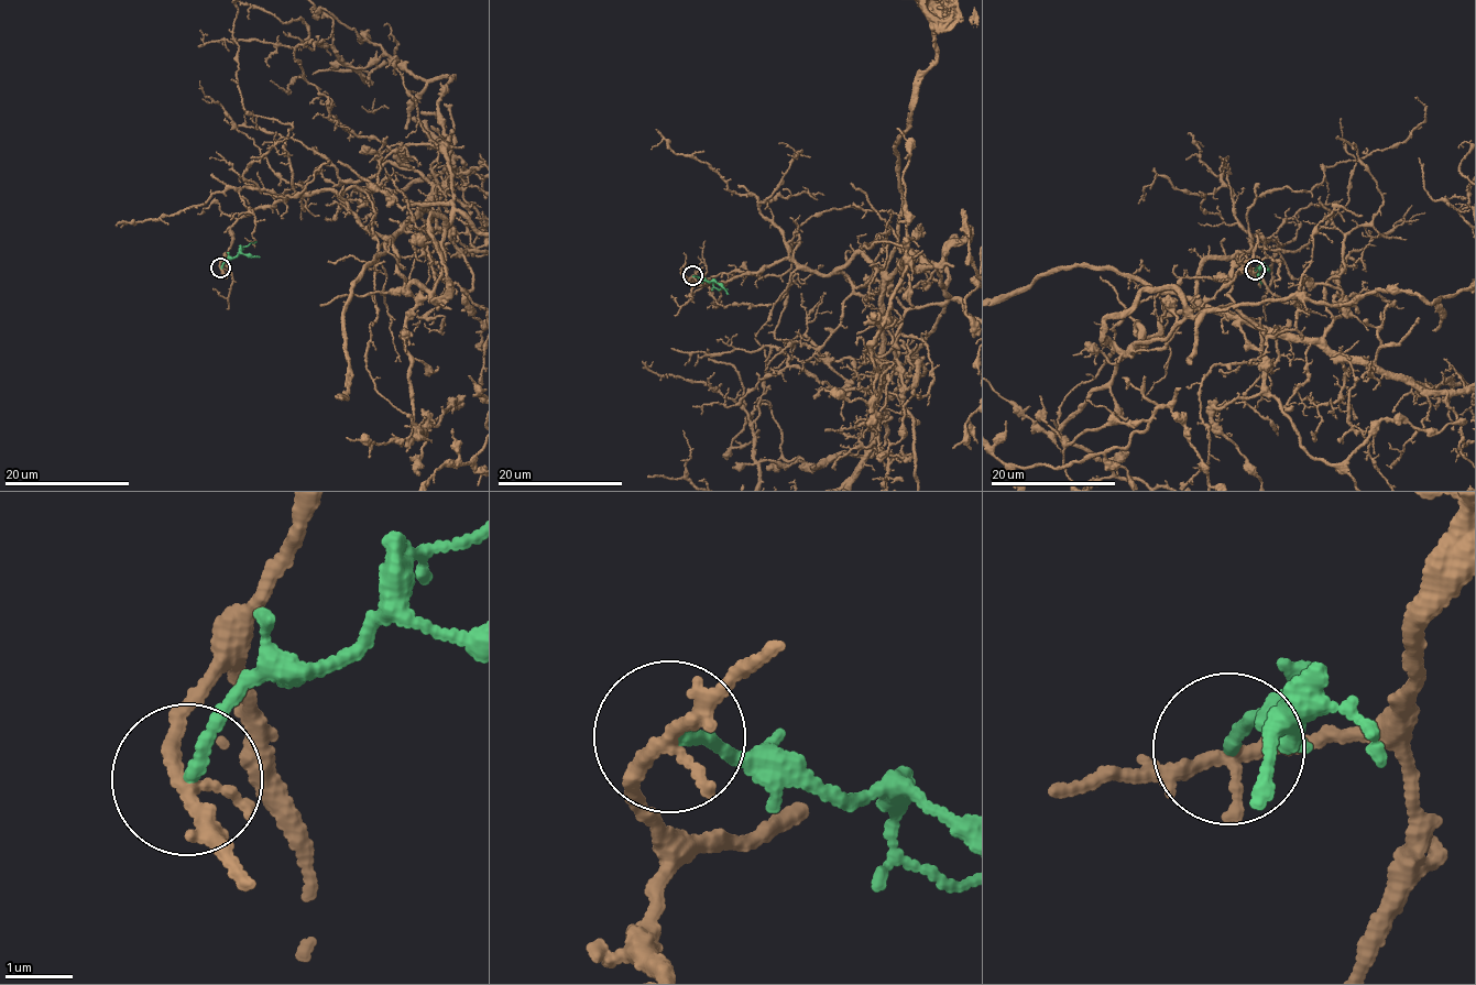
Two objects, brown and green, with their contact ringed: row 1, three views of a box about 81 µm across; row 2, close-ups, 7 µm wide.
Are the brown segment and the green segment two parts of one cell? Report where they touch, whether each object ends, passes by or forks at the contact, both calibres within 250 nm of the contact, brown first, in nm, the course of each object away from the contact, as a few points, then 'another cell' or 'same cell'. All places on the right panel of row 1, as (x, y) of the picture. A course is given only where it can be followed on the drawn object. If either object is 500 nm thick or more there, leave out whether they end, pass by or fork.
(1255, 270) | brown passes by | green ends | 200/180 nm | brown via (1255, 271), (1282, 245), (1249, 236), (1191, 296), (1081, 263) | green via (1255, 271), (1266, 266), (1268, 270) | another cell

